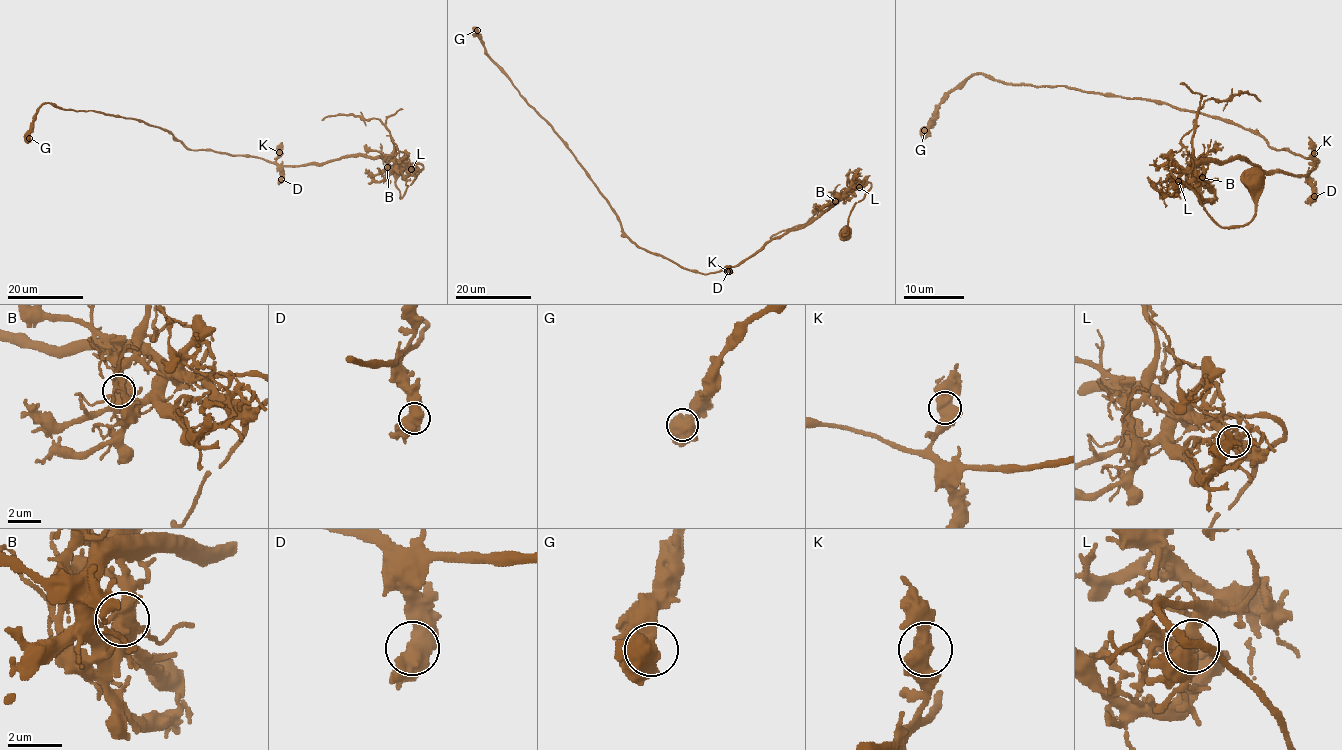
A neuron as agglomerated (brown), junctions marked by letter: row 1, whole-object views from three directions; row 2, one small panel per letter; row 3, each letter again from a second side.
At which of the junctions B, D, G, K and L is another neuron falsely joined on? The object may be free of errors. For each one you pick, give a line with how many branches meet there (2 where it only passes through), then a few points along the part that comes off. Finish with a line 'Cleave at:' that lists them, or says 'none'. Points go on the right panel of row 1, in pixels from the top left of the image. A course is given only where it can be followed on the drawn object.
B: branches 3; course (1201, 177), (1201, 170), (1189, 164), (1195, 115), (1206, 100), (1230, 100), (1239, 92), (1247, 92), (1261, 101)
Cleave at: B

